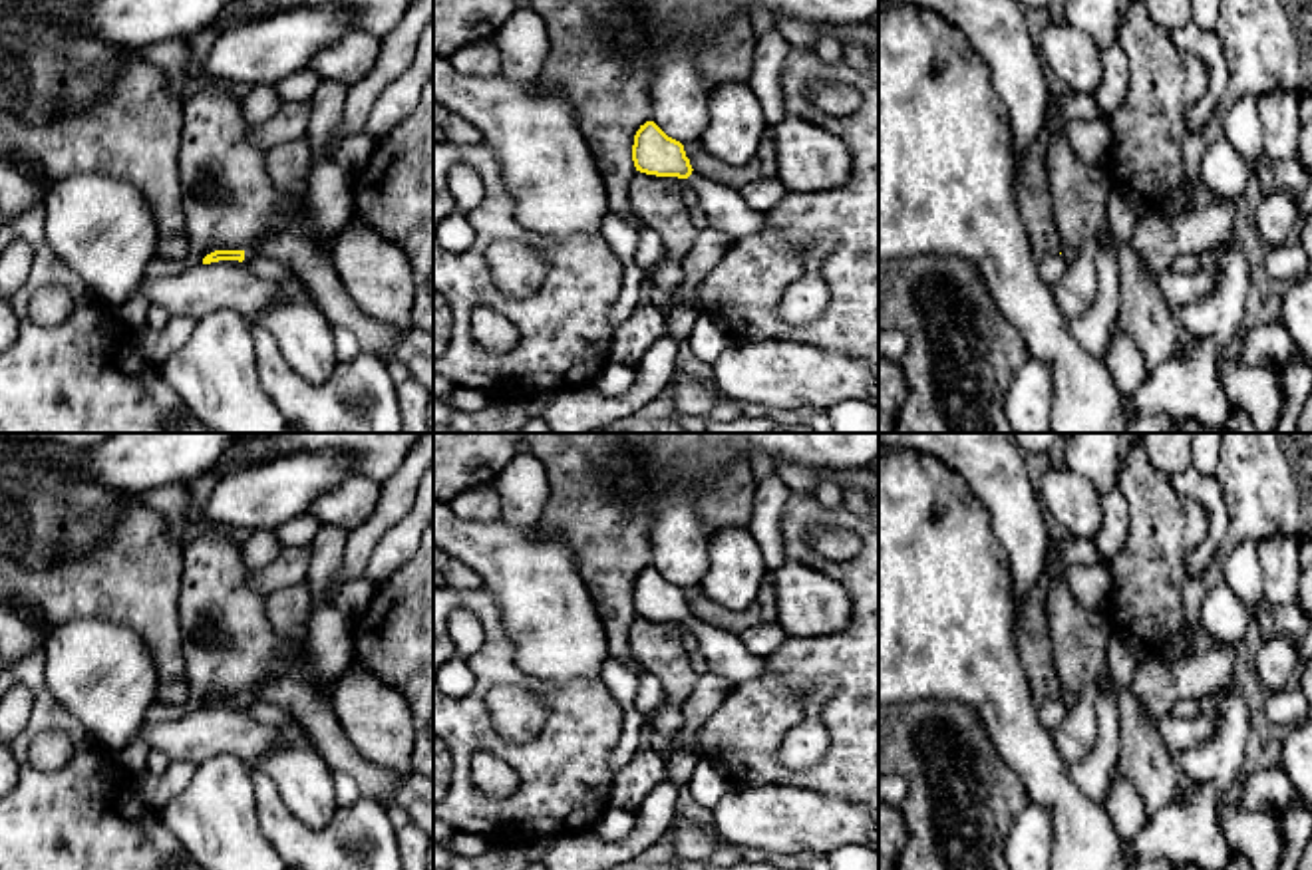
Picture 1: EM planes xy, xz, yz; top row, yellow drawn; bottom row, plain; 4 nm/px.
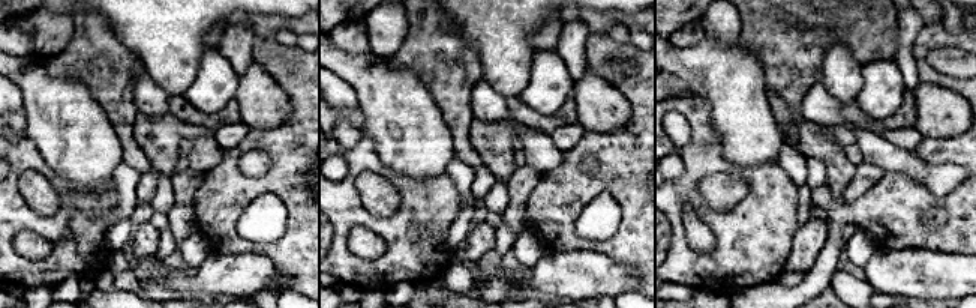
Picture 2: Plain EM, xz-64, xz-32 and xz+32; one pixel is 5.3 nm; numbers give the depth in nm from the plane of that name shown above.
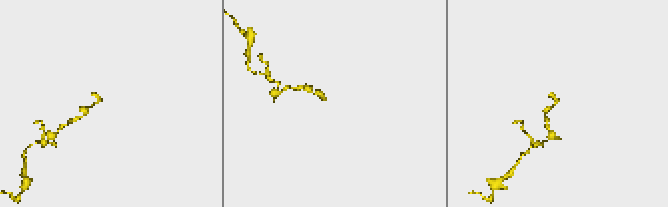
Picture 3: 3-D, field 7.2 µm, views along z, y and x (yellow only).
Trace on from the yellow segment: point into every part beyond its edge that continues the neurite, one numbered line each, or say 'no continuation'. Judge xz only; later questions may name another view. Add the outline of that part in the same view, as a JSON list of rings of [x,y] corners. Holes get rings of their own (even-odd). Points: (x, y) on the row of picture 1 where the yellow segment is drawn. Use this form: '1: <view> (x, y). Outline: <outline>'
1: xz (728, 213). Outline: [[[696,171],[686,183],[698,193],[710,228],[738,240],[767,226],[765,213],[751,209],[738,189],[720,185]]]

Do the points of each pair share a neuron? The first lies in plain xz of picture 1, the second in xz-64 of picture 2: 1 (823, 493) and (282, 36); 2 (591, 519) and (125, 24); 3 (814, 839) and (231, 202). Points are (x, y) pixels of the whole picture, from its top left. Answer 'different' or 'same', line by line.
1: same
2: different
3: different

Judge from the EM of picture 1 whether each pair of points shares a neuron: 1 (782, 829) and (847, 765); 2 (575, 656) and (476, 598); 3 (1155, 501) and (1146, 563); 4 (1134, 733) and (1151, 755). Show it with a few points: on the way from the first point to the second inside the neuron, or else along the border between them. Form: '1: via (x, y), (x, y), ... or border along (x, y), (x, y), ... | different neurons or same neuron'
1: border along (774, 781), (849, 797), (857, 803) | different neurons
2: border along (484, 586), (497, 606), (499, 626), (513, 656) | different neurons
3: via (1155, 517), (1149, 525), (1149, 547) | same neuron
4: via (1140, 739), (1146, 749) | same neuron

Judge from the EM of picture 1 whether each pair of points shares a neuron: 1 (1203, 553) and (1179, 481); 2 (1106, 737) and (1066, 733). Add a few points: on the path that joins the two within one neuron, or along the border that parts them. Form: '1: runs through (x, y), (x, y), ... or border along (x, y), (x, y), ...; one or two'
1: runs through (1215, 533), (1215, 507), (1199, 491); one
2: border along (1098, 700), (1098, 741), (1086, 757), (1072, 765); two

